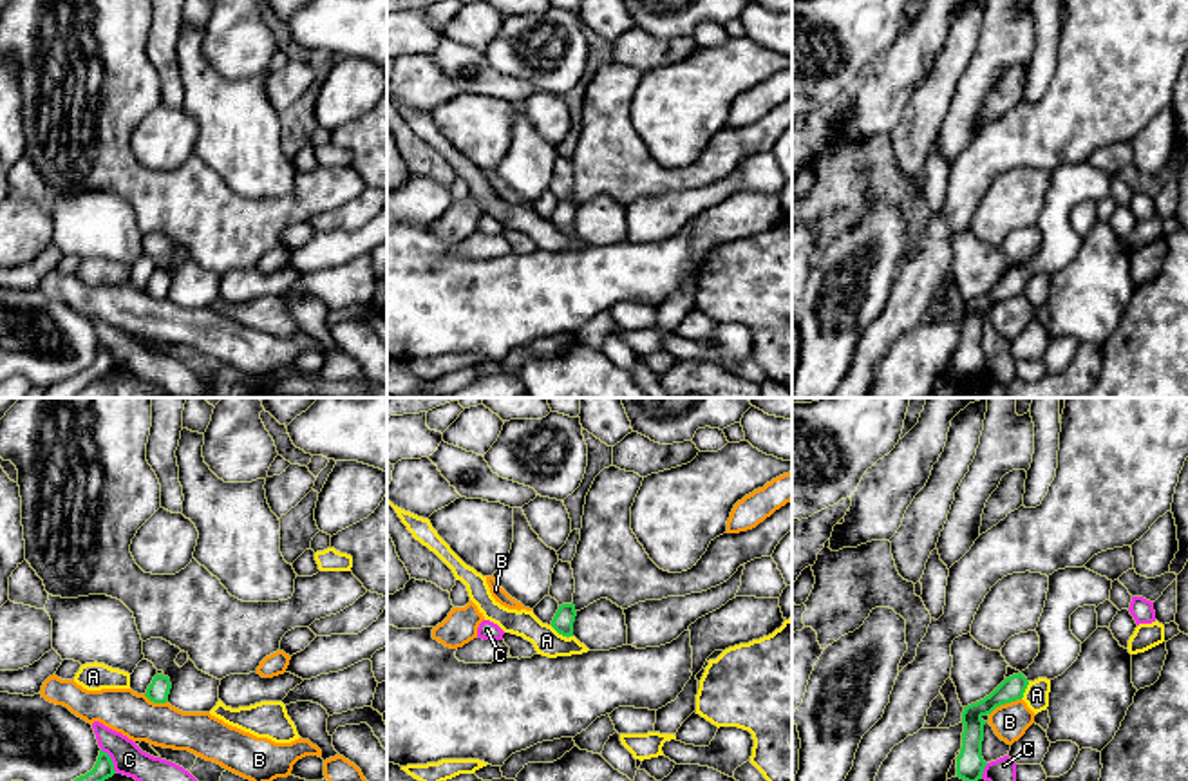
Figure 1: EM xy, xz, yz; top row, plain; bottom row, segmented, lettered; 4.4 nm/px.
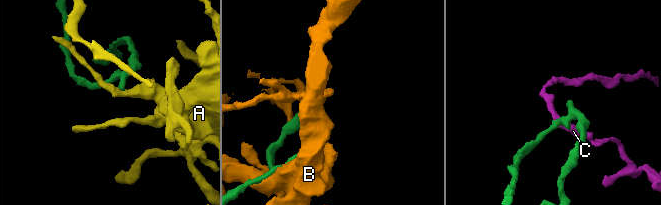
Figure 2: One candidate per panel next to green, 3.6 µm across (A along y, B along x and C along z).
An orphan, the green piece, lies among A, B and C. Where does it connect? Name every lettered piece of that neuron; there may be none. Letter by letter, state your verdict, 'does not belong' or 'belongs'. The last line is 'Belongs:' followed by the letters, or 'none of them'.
A: does not belong
B: does not belong
C: does not belong
Belongs: none of them

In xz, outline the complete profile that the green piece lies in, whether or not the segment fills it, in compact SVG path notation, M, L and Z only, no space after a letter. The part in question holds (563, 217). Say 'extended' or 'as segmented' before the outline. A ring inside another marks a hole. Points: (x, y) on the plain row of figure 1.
as segmented | M573 197L559 201L552 222L562 230L562 231L573 231L573 217L575 217L577 206Z

